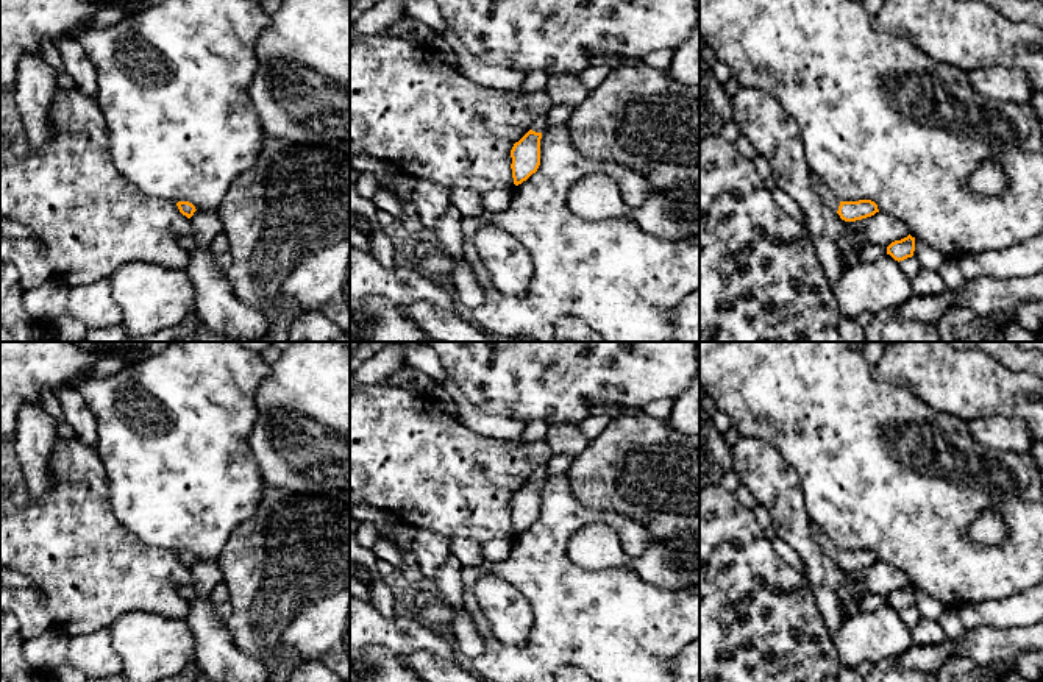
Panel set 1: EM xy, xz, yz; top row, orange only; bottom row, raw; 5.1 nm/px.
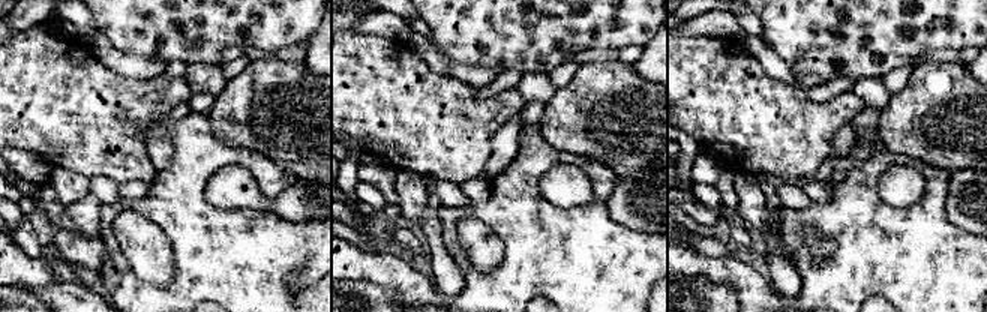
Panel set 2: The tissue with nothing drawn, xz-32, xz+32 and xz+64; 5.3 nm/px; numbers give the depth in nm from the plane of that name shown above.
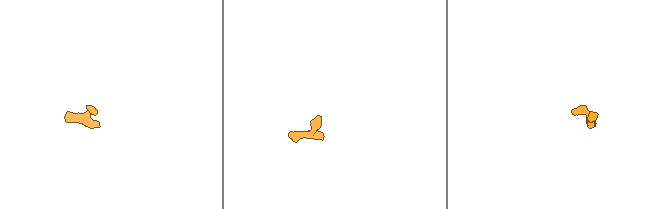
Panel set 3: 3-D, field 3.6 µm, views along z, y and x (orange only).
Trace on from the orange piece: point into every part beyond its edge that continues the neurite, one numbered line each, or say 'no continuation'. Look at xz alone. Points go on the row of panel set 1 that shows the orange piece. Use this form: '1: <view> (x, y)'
1: xz (541, 124)

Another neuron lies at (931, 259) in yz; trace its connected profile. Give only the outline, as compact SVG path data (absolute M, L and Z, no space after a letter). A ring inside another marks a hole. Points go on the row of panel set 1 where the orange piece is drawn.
M915 239L915 251L913 256L920 261L923 268L937 272L946 261L946 258L935 251L926 242Z

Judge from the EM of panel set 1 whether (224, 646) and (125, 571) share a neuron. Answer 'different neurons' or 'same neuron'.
same neuron

